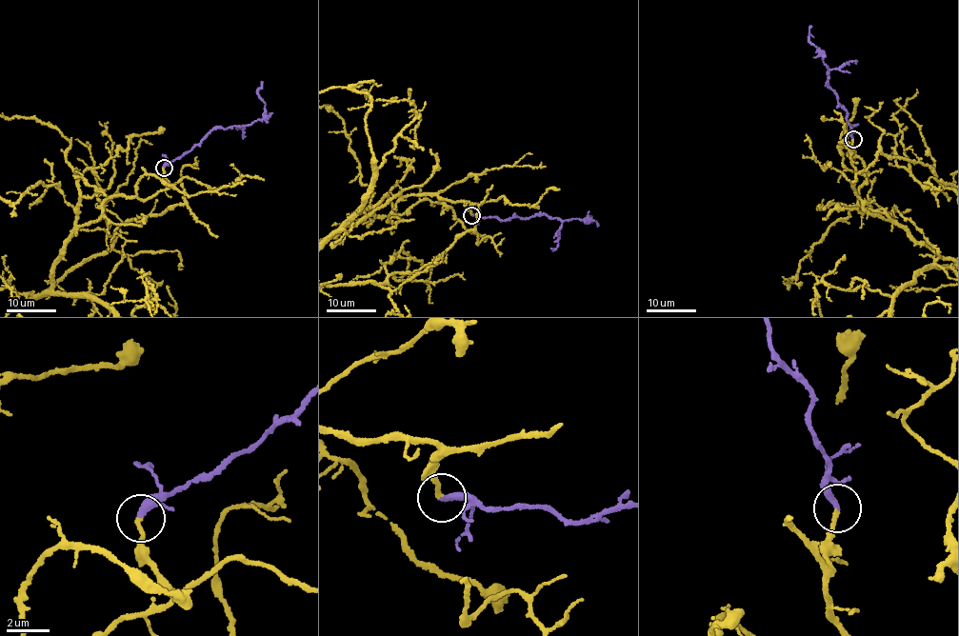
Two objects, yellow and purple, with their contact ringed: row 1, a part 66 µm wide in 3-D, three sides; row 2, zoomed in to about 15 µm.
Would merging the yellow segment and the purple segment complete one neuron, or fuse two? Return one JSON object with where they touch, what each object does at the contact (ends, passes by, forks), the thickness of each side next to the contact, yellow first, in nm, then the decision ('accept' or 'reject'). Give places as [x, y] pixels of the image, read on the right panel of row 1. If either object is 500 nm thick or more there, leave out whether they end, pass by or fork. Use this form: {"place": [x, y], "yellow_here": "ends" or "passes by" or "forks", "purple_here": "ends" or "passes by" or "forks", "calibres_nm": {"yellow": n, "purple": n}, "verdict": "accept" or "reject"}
{"place": [853, 139], "yellow_here": "ends", "purple_here": "ends", "calibres_nm": {"yellow": 180, "purple": 360}, "verdict": "accept"}

